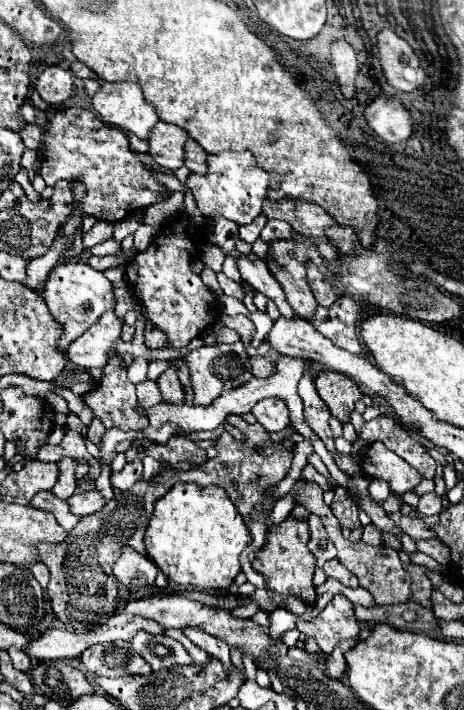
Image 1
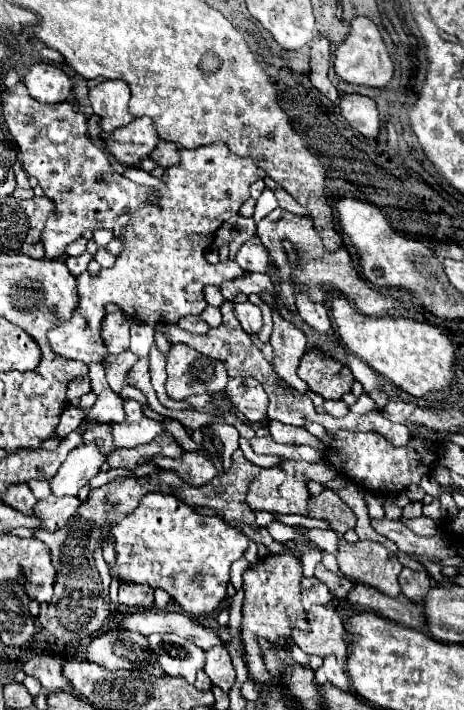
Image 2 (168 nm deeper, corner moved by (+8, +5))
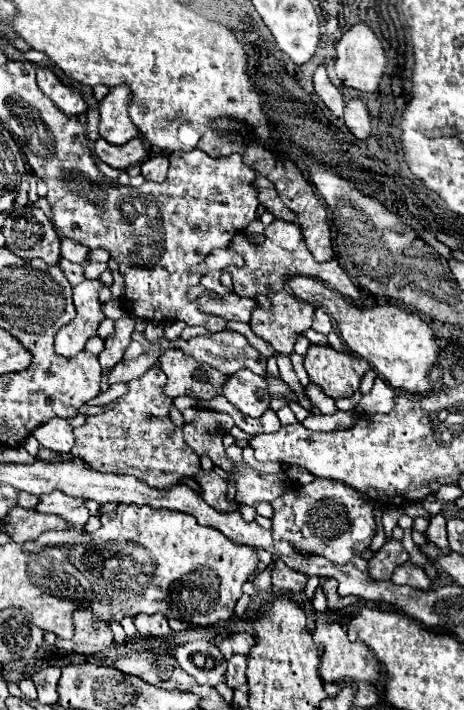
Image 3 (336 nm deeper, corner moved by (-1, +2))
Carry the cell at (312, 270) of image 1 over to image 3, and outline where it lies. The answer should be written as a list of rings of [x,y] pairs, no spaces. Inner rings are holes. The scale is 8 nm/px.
[[[316,311],[314,315],[314,323],[312,323],[312,329],[322,333],[322,335],[328,335],[332,331],[332,319],[328,317],[326,311]]]

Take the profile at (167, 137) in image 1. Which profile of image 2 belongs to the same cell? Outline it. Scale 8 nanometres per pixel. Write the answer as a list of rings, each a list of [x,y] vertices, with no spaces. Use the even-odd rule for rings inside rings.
[[[149,118],[133,120],[123,130],[115,130],[111,134],[99,132],[99,136],[105,140],[109,154],[125,166],[137,166],[151,154],[151,150],[155,150],[159,142]]]

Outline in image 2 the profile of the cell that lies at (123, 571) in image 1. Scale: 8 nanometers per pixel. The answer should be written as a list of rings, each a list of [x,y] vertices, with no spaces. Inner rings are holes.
[[[119,586],[119,604],[135,610],[153,608],[153,588],[151,586]]]

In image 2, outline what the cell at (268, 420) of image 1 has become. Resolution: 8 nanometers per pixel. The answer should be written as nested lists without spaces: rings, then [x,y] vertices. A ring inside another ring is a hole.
[[[229,378],[225,394],[231,398],[237,412],[249,422],[259,422],[267,416],[267,394],[255,378]]]

